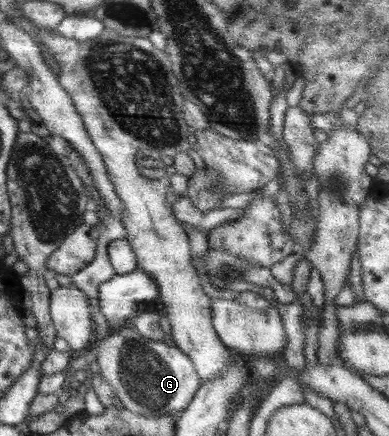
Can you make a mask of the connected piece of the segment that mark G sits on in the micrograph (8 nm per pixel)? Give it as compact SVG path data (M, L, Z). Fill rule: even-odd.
M129 322L111 331L100 344L93 342L98 351L100 375L114 389L124 407L142 417L172 415L174 418L190 405L200 379L186 353L178 346L170 346L164 340L156 341L138 333Z

